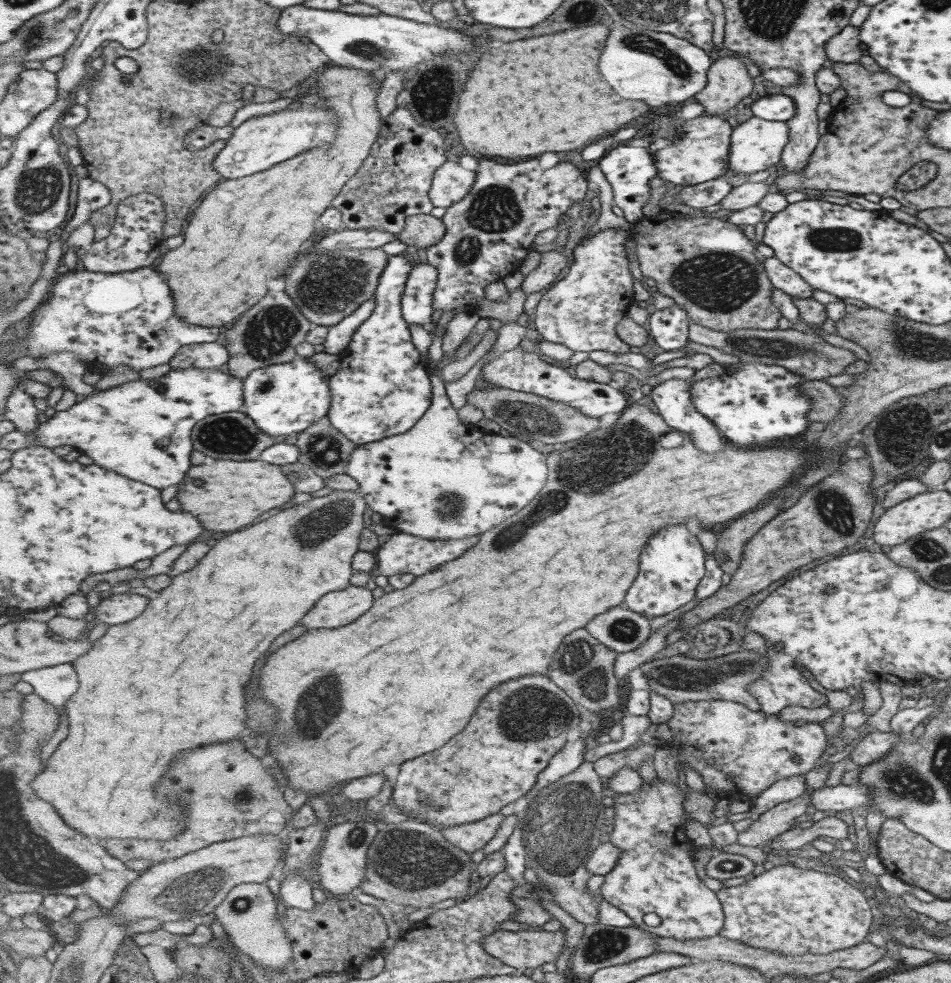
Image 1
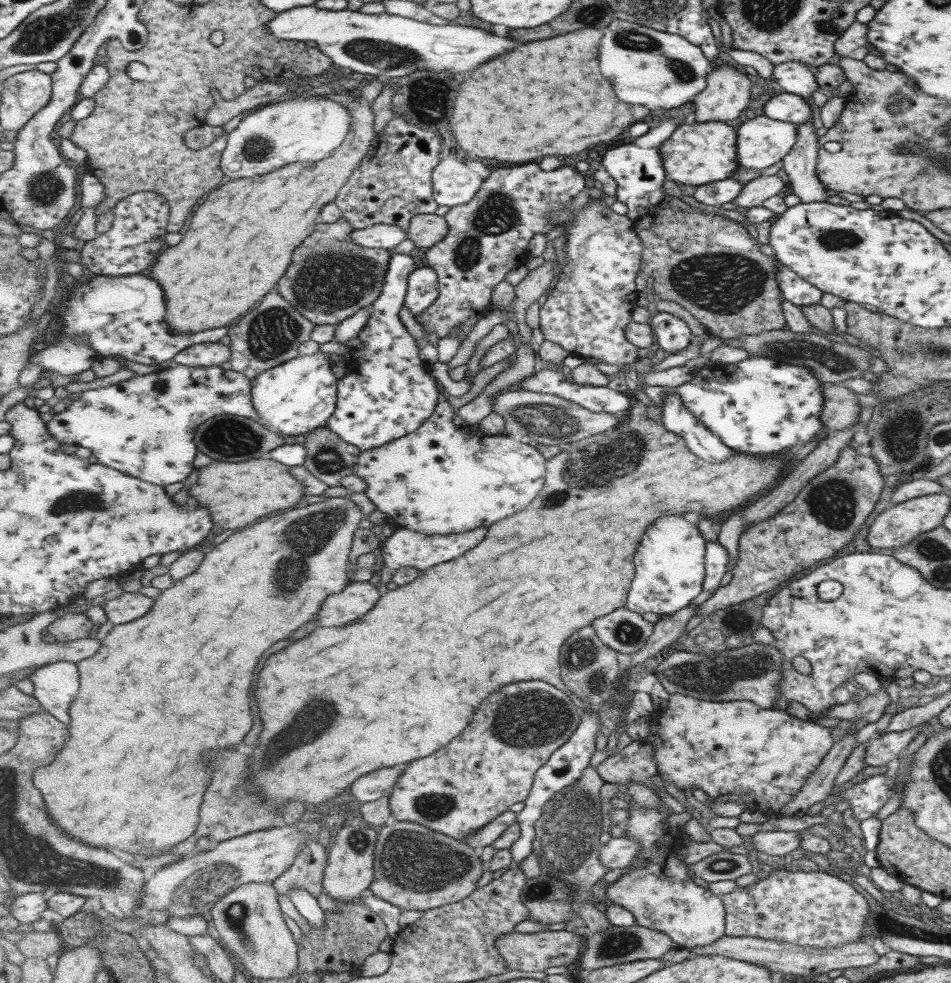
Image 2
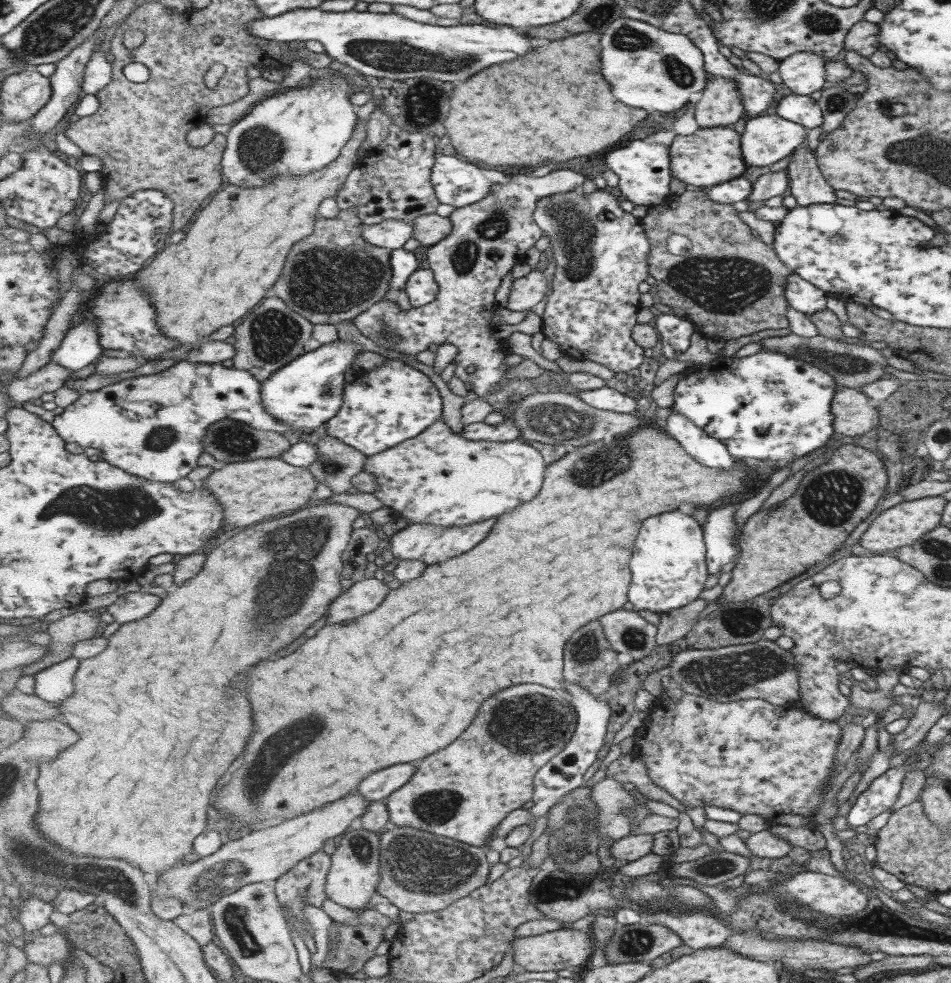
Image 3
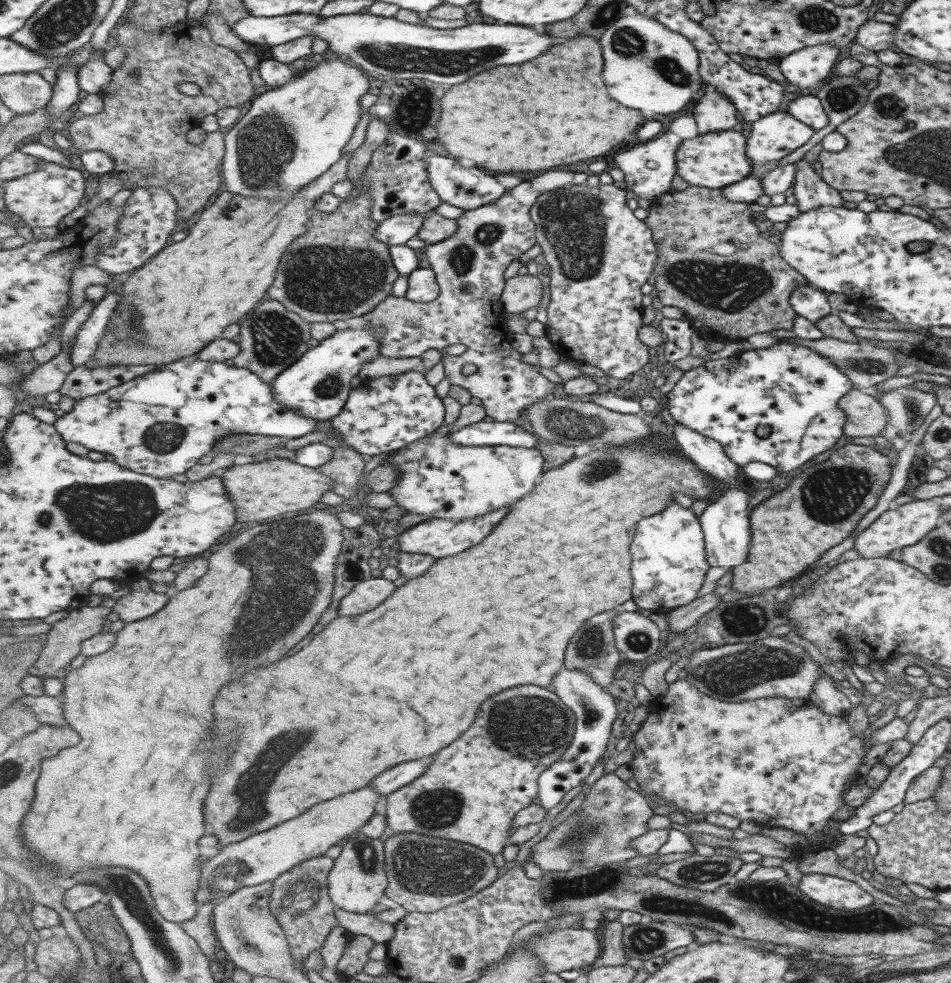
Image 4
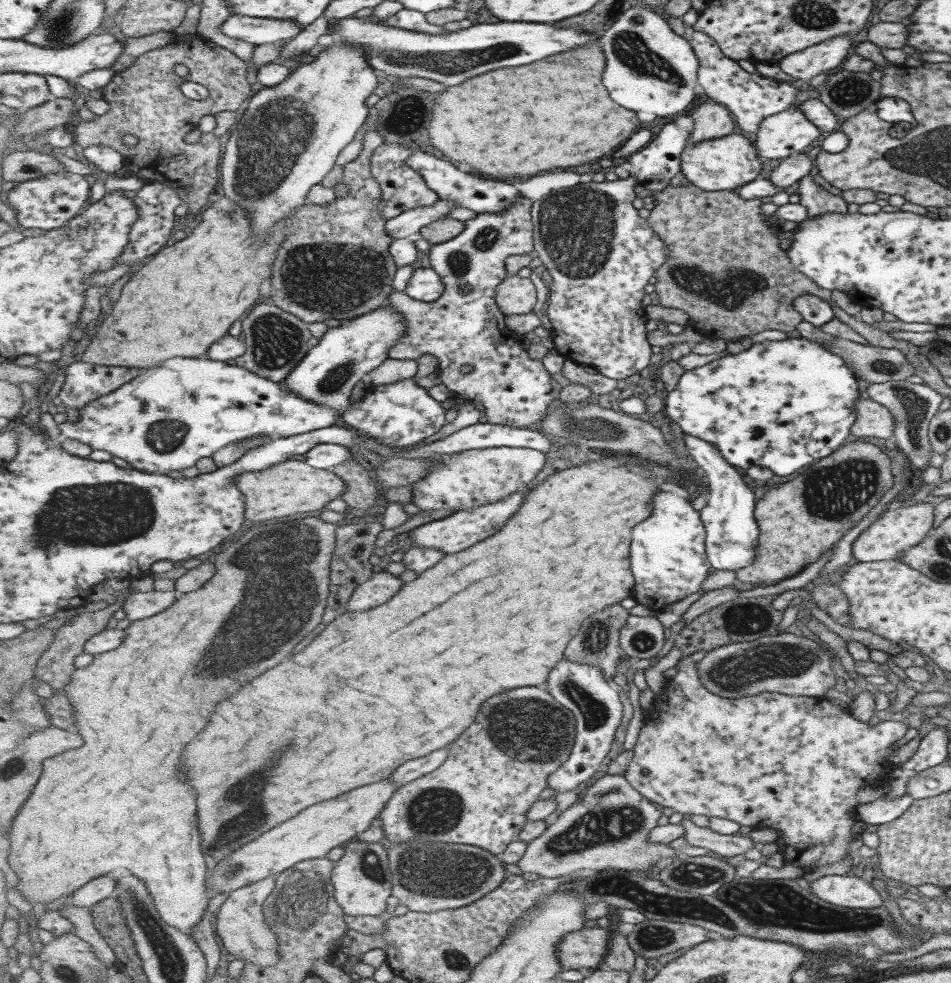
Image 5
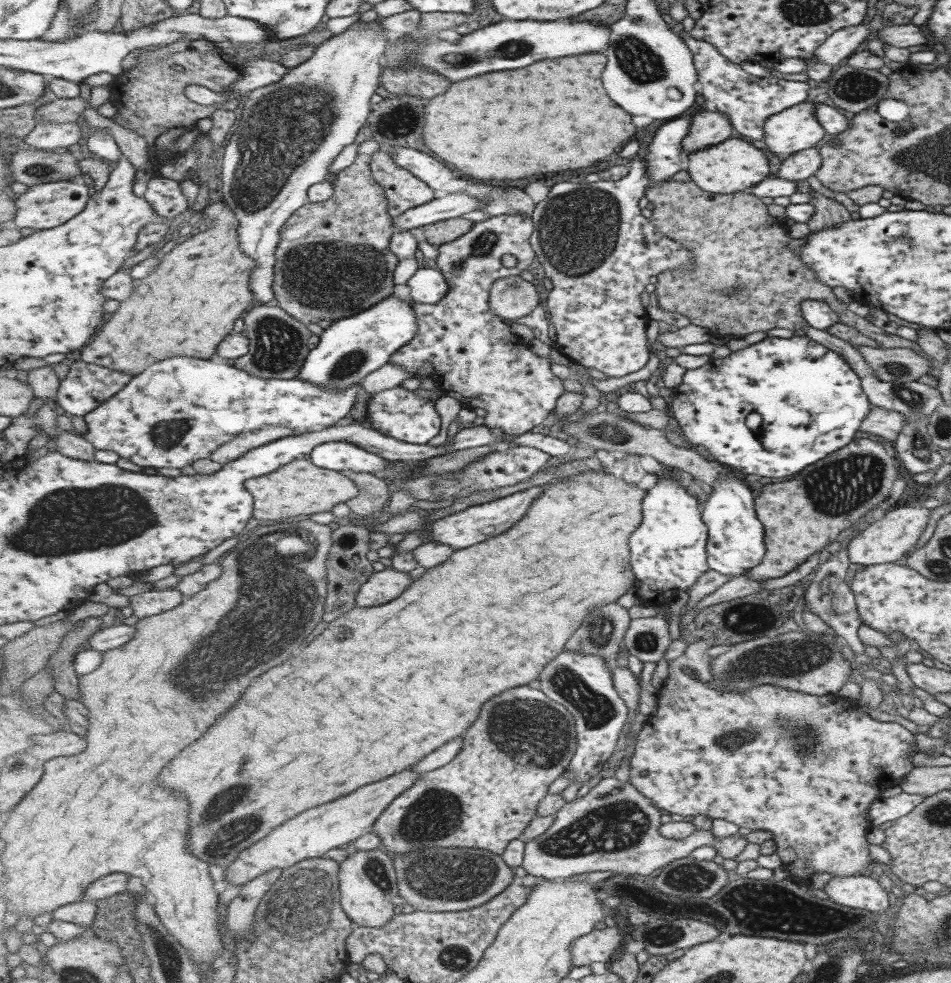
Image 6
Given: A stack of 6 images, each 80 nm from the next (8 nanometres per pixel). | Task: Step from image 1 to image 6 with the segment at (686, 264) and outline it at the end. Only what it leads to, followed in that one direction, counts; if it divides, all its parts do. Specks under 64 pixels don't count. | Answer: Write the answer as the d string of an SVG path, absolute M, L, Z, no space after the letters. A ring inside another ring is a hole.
M672 181L663 185L651 186L646 198L654 205L651 210L651 222L663 236L667 236L686 246L694 256L694 267L689 270L677 270L661 273L656 276L654 293L658 306L663 311L678 313L687 317L690 323L701 326L711 332L711 336L719 339L738 338L745 335L783 328L791 331L807 326L800 312L803 300L817 300L827 304L839 317L839 323L857 329L857 332L873 340L883 348L909 348L922 354L922 344L910 342L893 334L887 334L872 325L868 320L860 318L847 310L847 306L837 301L832 288L821 284L798 257L796 250L789 250L785 244L791 238L787 234L785 218L771 217L765 214L765 204L758 196L748 192L733 194L713 194L705 192L695 181Z

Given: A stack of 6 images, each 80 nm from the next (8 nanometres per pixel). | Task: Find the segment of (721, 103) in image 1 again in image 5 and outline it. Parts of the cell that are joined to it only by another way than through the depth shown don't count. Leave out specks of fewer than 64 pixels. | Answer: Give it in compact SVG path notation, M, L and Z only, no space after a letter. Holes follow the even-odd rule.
M709 99L692 112L692 117L695 128L692 132L693 140L690 142L693 143L703 142L703 139L727 136L733 132L733 126L735 126L728 108L719 106Z

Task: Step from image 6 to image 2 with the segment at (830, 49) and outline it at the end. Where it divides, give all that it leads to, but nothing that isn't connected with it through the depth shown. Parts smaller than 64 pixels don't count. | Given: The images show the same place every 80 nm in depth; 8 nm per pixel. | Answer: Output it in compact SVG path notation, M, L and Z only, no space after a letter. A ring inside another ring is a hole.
M792 60L772 68L773 86L778 90L809 99L818 86L814 77L815 68Z

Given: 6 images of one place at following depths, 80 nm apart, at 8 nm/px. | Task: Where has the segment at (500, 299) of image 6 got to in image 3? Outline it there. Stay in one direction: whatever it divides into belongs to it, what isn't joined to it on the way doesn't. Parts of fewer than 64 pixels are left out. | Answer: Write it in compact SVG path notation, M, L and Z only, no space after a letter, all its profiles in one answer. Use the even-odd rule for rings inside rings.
M533 269L524 277L514 279L507 310L529 313L542 302L549 290L549 282L542 271Z

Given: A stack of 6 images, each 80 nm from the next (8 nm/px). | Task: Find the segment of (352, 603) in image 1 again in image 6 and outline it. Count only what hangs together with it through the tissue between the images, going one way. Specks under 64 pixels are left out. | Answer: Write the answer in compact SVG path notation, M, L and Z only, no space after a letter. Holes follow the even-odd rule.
M393 568L377 571L366 584L361 585L356 596L356 606L375 607L390 603L406 592L406 588L413 582L408 573Z

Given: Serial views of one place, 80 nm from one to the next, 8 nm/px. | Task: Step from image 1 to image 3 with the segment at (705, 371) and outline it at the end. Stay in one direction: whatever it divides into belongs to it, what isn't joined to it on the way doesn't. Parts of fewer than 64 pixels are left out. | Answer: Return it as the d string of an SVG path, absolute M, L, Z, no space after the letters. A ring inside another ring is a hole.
M673 408L671 411L666 430L696 461L716 469L728 469L734 463L734 458L719 440L708 436L703 432L704 428L697 426L688 416L673 411Z

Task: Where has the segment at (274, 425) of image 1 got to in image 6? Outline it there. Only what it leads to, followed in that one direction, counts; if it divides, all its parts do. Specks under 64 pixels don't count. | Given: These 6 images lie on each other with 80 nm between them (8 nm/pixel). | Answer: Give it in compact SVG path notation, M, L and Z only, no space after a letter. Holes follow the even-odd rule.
M398 288L386 300L373 308L331 323L324 330L318 345L306 358L299 377L328 390L348 390L362 382L369 374L390 363L394 354L414 340L419 332L417 313L411 306L405 288Z

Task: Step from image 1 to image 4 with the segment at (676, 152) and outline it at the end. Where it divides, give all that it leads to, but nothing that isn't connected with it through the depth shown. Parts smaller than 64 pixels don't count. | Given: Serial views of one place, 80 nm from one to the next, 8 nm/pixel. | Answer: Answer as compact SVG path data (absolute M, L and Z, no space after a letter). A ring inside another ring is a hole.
M732 129L682 140L677 151L677 175L690 186L720 189L749 176L753 162L746 155L746 139Z

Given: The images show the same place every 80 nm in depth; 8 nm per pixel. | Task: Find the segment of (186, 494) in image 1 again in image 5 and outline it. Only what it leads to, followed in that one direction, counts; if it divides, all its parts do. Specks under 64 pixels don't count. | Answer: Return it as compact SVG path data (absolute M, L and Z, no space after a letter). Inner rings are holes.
M286 460L262 471L242 472L237 487L246 498L246 519L257 524L309 512L323 511L326 504L346 493L345 481L332 470L315 468L306 461Z

